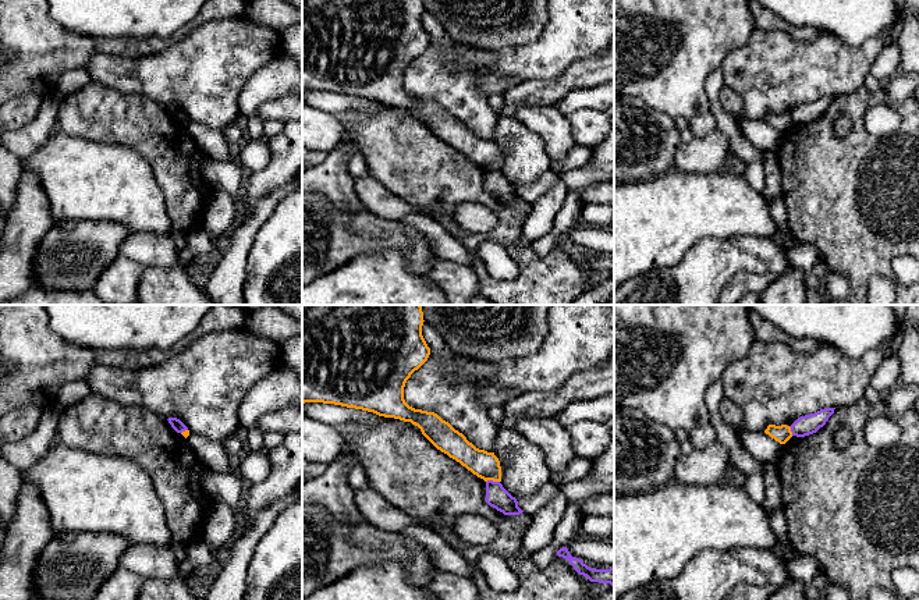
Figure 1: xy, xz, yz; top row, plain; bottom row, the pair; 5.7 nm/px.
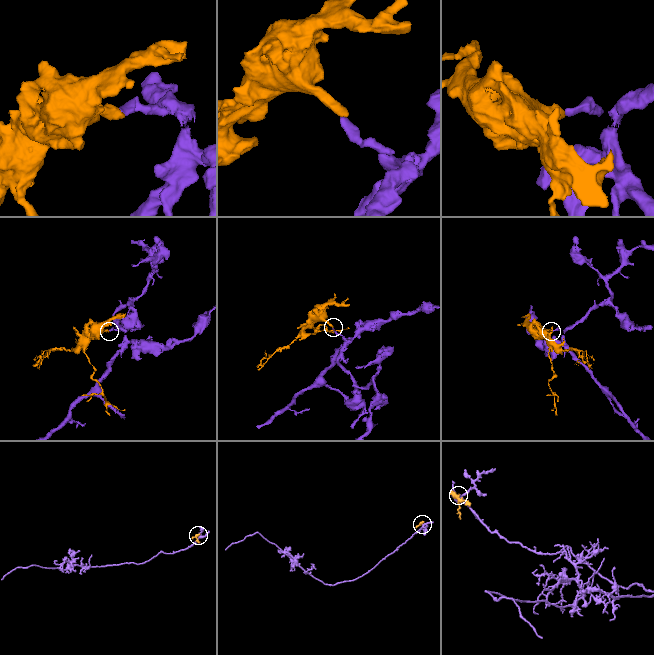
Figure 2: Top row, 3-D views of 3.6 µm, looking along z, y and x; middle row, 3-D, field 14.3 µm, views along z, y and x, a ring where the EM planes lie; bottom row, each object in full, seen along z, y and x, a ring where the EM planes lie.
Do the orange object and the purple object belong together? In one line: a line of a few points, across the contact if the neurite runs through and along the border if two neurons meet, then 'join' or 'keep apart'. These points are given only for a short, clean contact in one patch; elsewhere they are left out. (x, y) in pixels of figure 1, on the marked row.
line xz (499, 480), (486, 482); keep apart

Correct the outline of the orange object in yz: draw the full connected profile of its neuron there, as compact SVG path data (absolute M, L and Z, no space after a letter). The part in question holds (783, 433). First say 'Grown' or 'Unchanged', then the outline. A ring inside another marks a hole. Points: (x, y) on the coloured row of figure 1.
Unchanged. M769 425L764 433L769 434L776 441L778 441L780 444L785 444L792 437L791 427L787 425L781 426Z

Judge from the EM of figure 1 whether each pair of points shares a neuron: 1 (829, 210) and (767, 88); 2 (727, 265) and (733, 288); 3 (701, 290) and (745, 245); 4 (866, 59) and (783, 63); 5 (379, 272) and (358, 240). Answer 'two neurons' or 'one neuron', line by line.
1: two neurons
2: two neurons
3: one neuron
4: one neuron
5: two neurons

